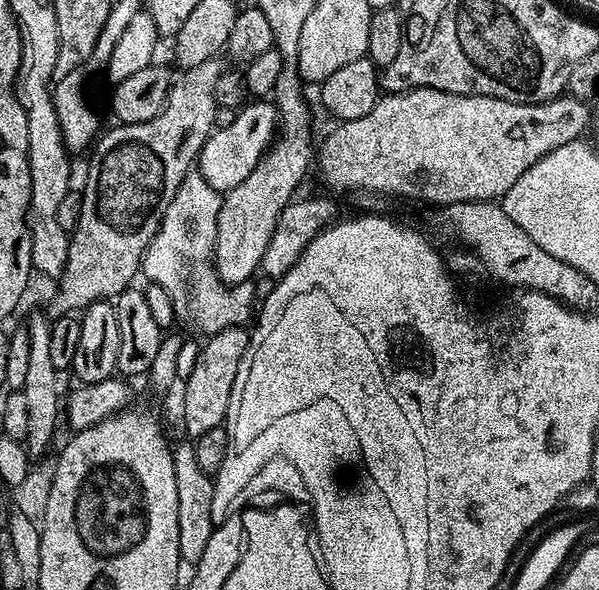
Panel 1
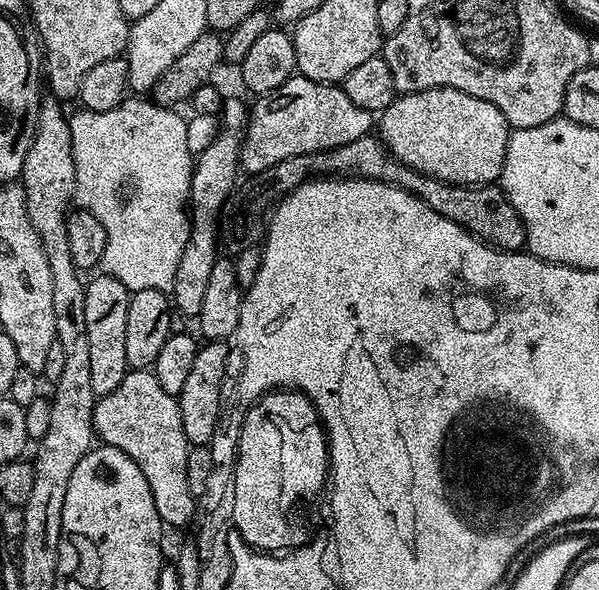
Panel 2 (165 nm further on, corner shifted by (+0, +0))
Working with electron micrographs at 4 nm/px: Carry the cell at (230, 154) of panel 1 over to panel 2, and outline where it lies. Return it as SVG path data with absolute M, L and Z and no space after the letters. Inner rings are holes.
M299 74L291 76L278 90L256 96L254 102L240 145L239 167L248 174L266 170L291 156L346 146L346 142L367 136L374 128L373 113L362 110L343 87L318 84Z

